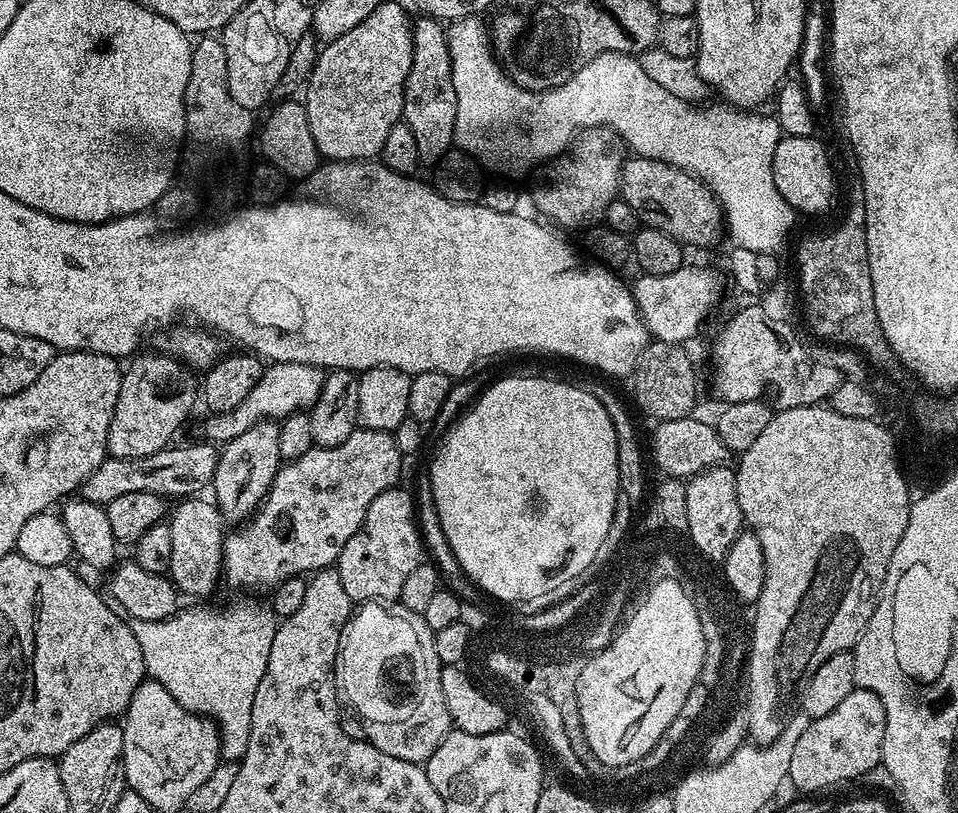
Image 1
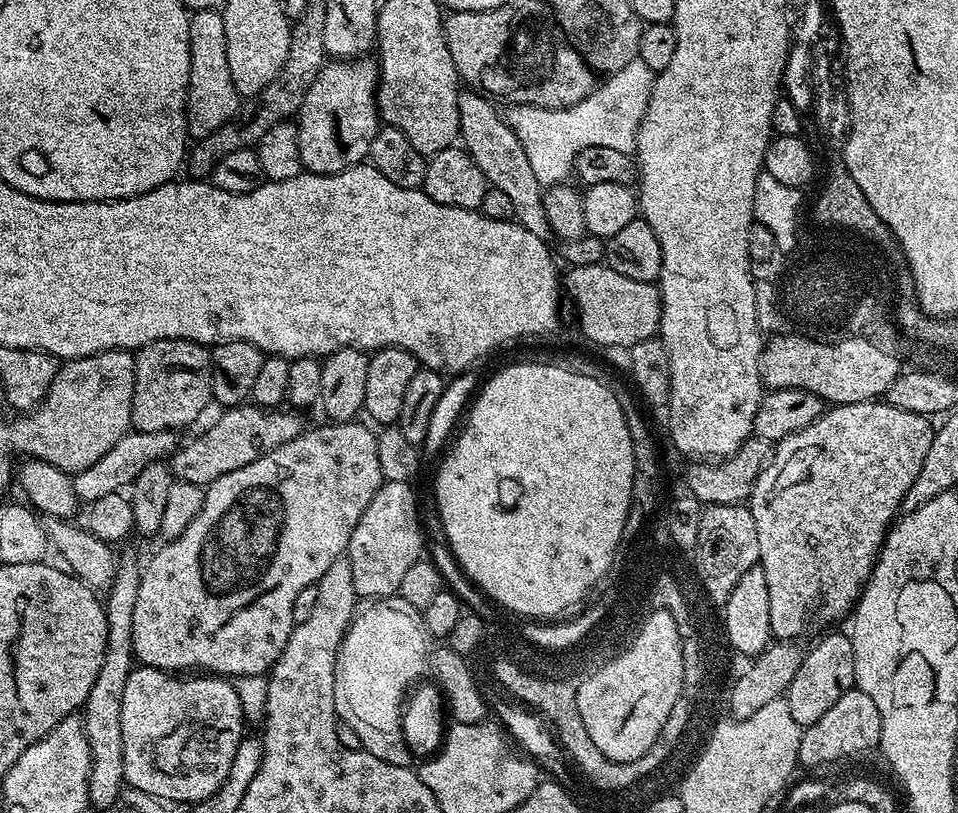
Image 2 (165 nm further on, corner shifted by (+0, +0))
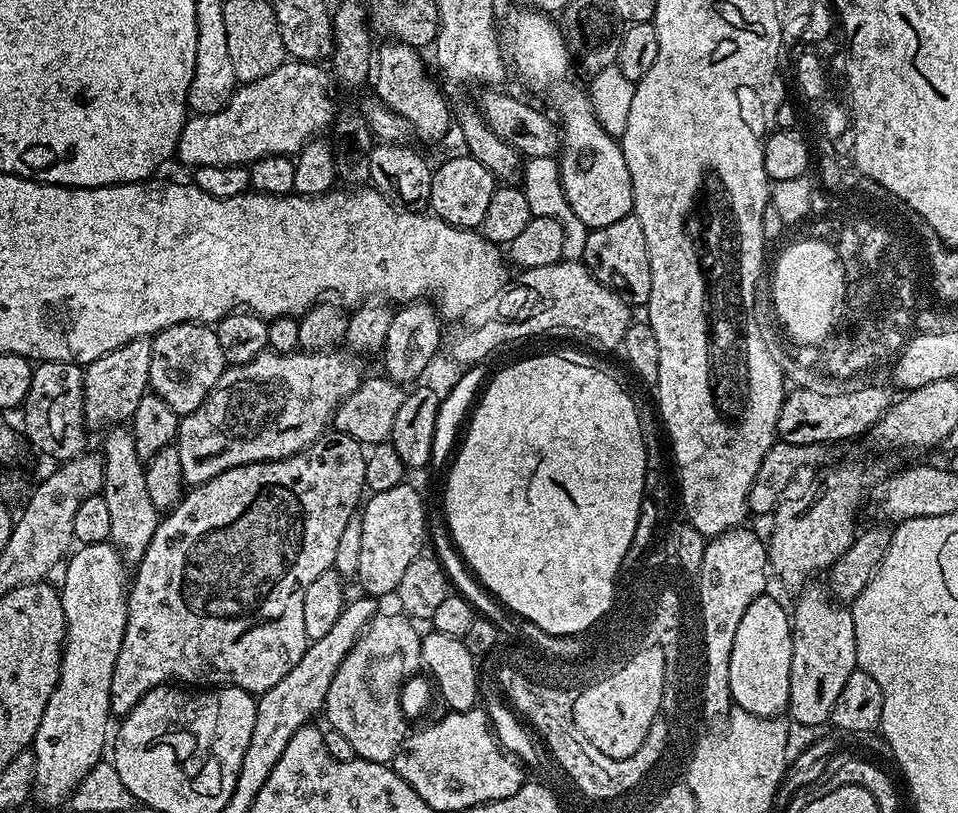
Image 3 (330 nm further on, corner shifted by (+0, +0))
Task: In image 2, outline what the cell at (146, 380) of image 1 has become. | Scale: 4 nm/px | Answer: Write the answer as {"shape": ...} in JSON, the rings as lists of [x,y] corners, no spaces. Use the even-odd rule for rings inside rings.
{"shape":[[[155,340],[135,353],[136,377],[132,403],[132,428],[137,432],[171,432],[192,424],[212,399],[212,354],[205,345],[189,340]]]}

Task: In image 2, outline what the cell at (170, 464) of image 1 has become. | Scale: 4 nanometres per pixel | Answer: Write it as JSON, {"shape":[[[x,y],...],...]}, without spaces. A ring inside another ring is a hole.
{"shape":[[[251,402],[224,408],[221,416],[213,422],[212,428],[196,436],[188,445],[177,447],[170,457],[170,467],[176,480],[207,486],[213,484],[222,474],[230,474],[286,442],[294,442],[306,430],[306,423],[299,411],[265,410]]]}

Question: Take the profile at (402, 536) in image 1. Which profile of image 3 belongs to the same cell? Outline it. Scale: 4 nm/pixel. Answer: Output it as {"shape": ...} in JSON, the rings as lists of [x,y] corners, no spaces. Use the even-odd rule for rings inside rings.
{"shape":[[[405,482],[394,490],[373,492],[363,501],[359,513],[362,522],[362,550],[355,579],[372,598],[391,597],[410,562],[418,558],[426,548],[426,524],[424,528],[424,500]]]}

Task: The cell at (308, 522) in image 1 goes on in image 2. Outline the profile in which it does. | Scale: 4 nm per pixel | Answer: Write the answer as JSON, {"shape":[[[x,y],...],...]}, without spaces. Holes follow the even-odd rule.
{"shape":[[[324,422],[321,428],[309,427],[294,442],[286,442],[286,446],[278,446],[254,462],[234,470],[230,474],[222,474],[213,484],[207,485],[202,502],[202,510],[182,530],[178,538],[161,543],[161,548],[143,565],[138,586],[138,599],[134,605],[134,626],[132,627],[132,650],[135,659],[146,668],[162,668],[173,674],[188,670],[203,670],[221,678],[239,678],[242,676],[264,676],[271,672],[278,662],[282,650],[286,650],[286,642],[296,627],[294,618],[294,602],[298,594],[306,590],[306,586],[315,584],[326,574],[330,562],[348,551],[350,534],[354,534],[354,526],[358,526],[358,518],[370,506],[370,498],[378,494],[381,484],[385,483],[382,465],[378,462],[378,442],[376,432],[368,429],[367,423],[361,422]]]}

